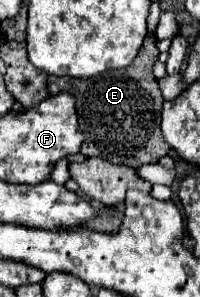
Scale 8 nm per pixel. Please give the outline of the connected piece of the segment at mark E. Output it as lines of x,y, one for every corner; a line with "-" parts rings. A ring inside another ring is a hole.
154,36
144,40
144,48
138,52
136,60
122,68
104,72
96,78
48,78
50,94
72,92
76,96
76,110
80,120
80,130
84,132
82,154
86,158
102,158
112,164
124,164
128,168
138,168
142,164
156,164
166,156
172,146
160,134
160,112
162,112
162,94
152,74
152,64
158,60
158,48

